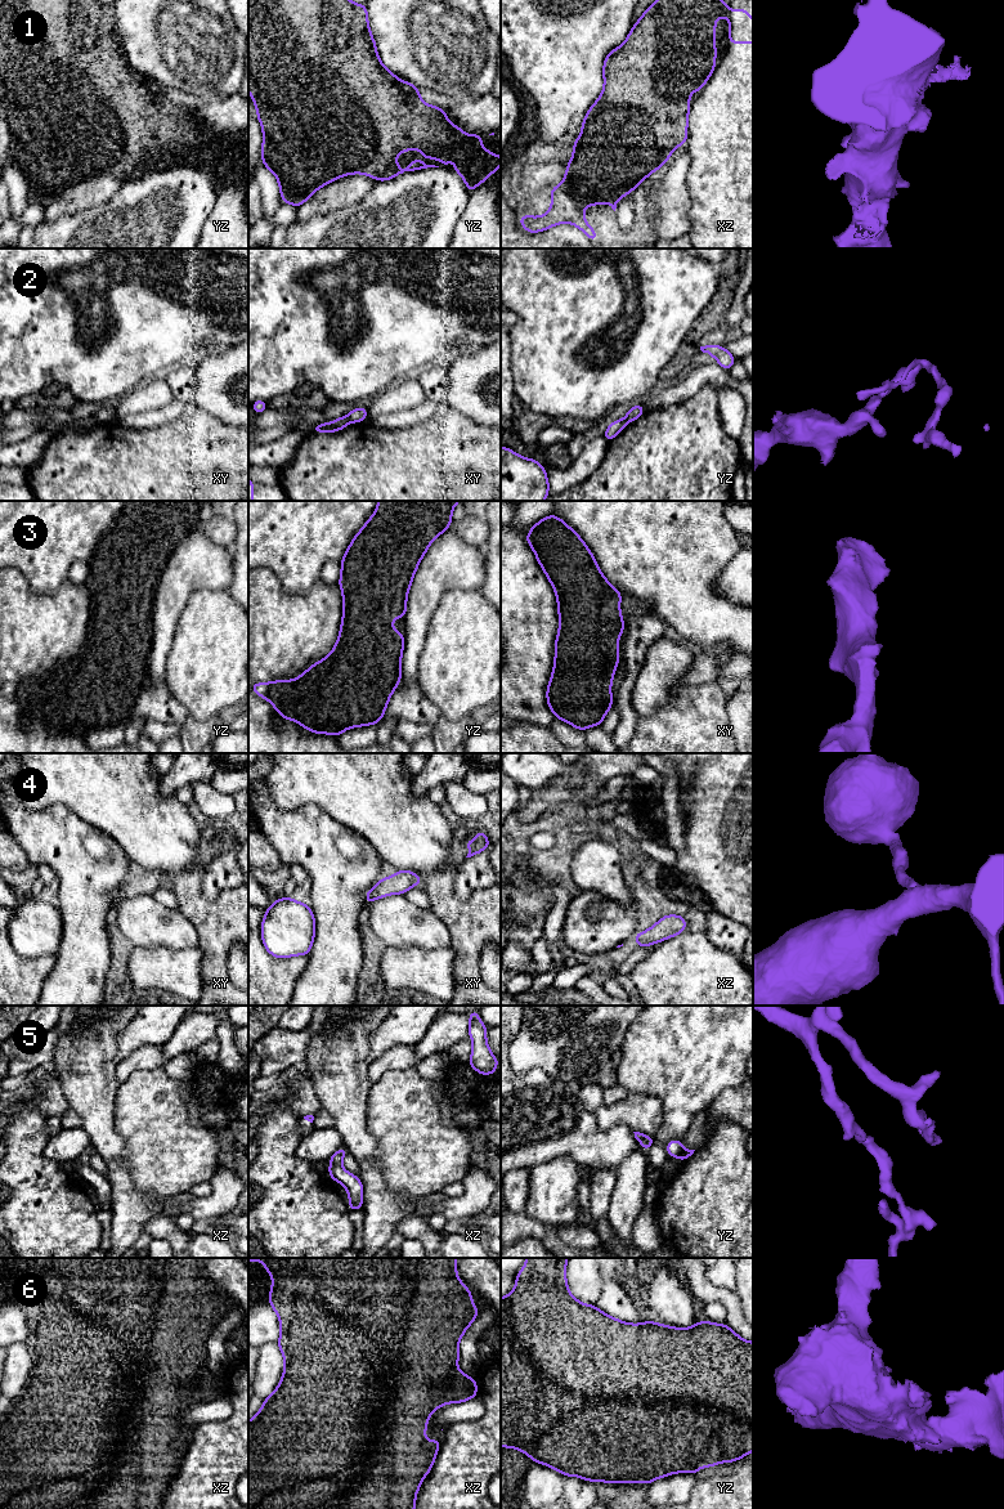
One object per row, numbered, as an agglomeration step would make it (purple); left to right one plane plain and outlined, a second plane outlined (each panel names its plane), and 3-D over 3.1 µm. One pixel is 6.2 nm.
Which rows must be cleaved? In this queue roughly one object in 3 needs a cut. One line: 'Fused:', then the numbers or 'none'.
Fused: 2

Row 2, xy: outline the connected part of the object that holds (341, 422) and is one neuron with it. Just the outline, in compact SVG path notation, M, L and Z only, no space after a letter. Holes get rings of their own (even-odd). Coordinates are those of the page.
M339 417L332 422L314 425L311 427L311 433L336 433L345 429L349 424L349 420L346 420L345 417Z

